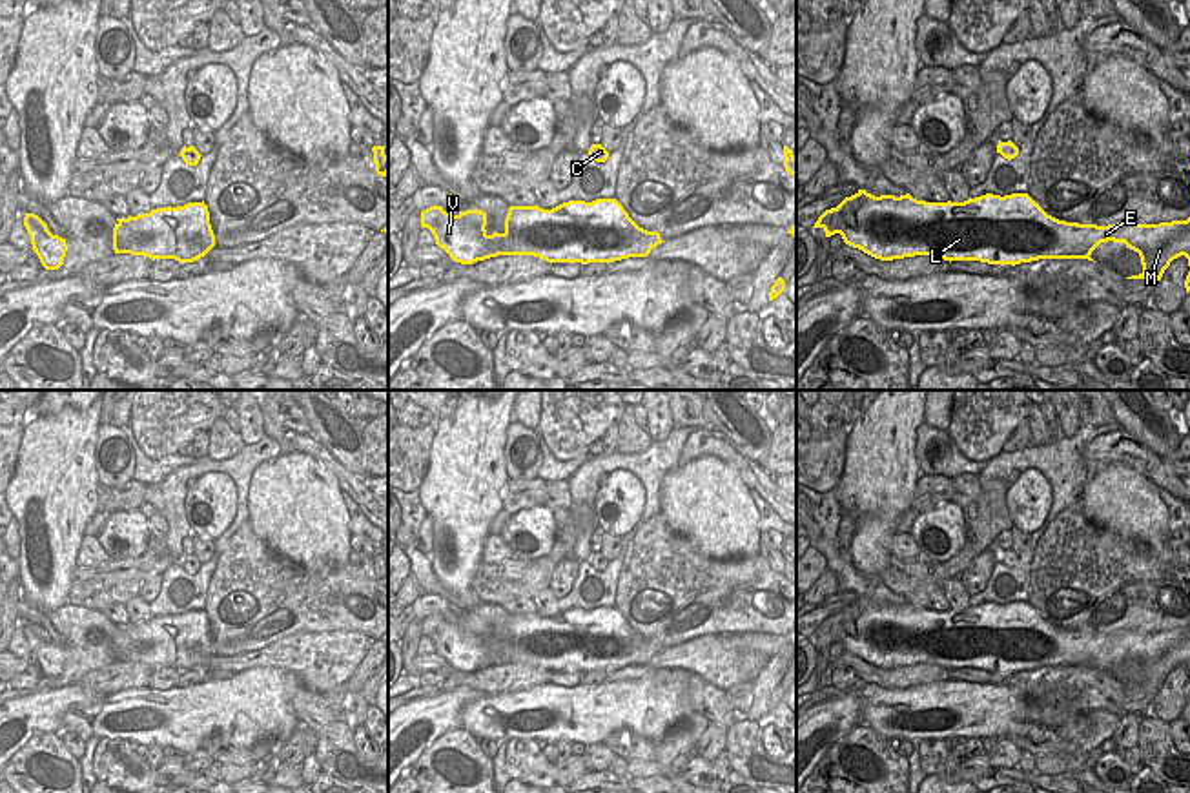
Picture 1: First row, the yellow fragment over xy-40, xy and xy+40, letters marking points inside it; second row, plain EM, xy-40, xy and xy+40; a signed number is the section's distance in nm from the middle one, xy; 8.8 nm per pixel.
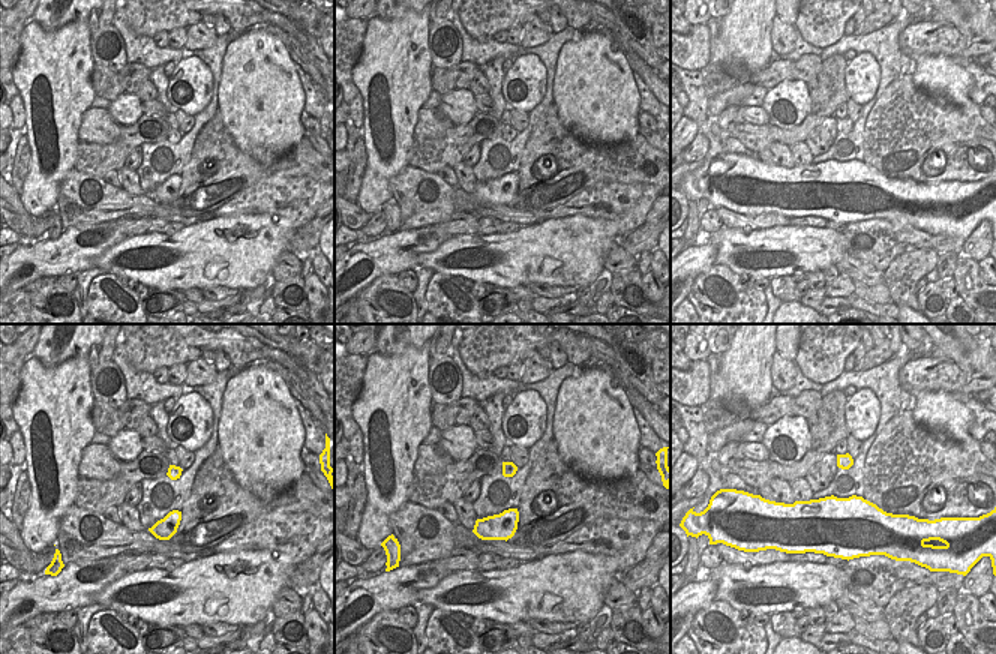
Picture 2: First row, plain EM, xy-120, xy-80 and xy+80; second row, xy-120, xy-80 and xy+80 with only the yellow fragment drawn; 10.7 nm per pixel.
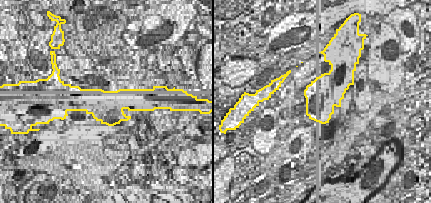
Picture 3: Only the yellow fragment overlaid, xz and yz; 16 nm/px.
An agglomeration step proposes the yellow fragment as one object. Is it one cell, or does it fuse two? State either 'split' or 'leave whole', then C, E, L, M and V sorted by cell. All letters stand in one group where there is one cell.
split; groups C L / E M V

